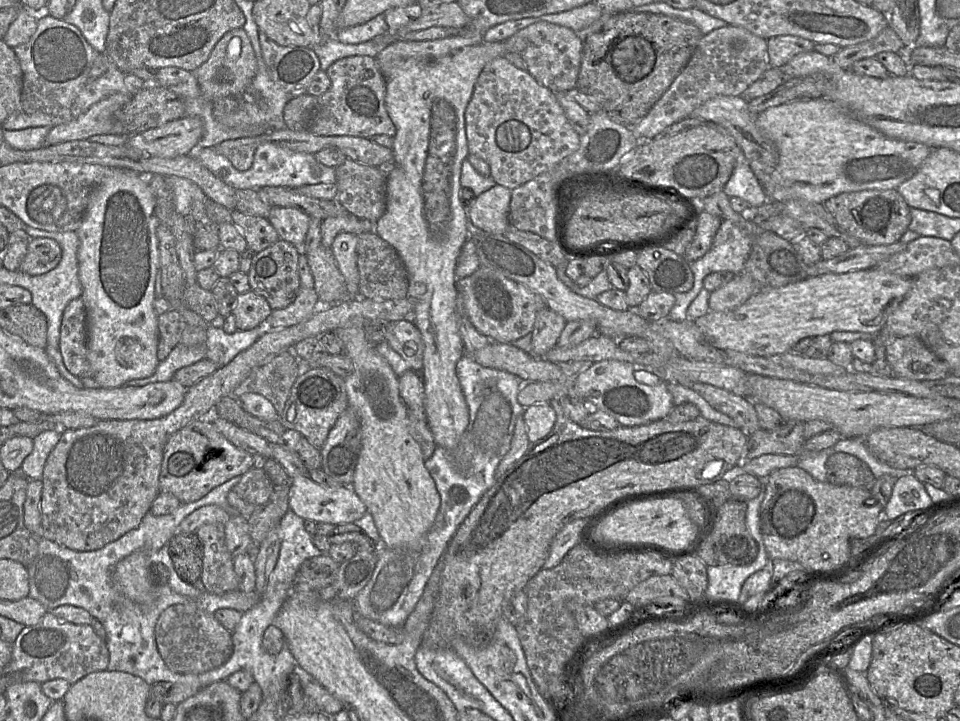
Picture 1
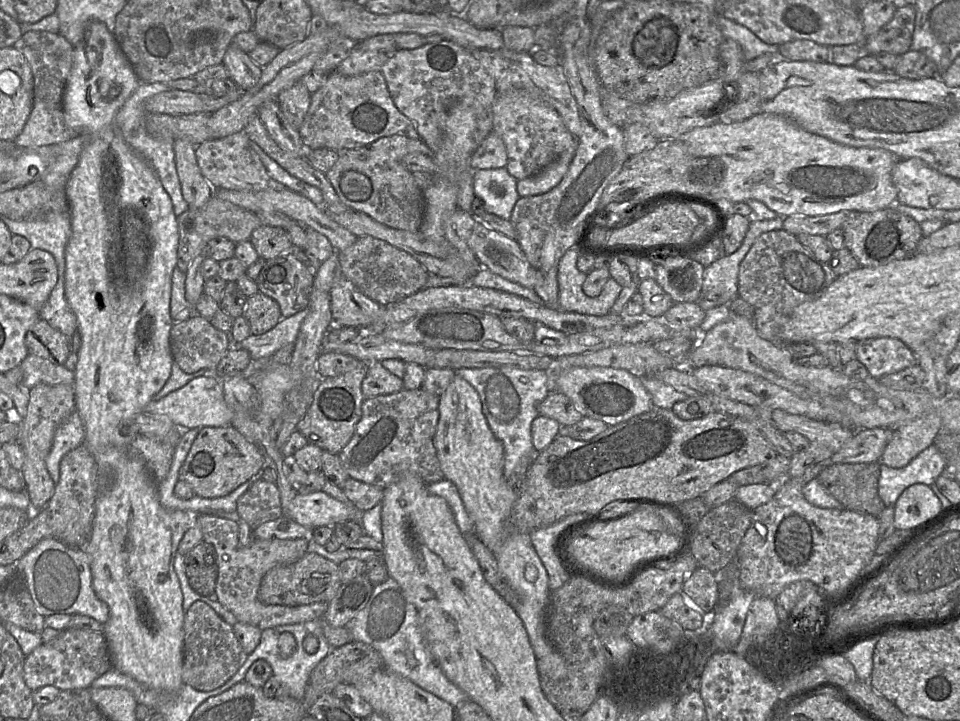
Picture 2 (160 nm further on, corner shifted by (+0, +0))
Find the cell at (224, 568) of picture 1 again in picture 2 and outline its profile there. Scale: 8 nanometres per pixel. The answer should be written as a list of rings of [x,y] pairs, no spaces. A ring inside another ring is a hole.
[[[198,514],[195,524],[202,532],[203,541],[210,544],[217,557],[217,580],[215,586],[215,597],[217,601],[228,611],[230,611],[237,621],[252,626],[256,626],[261,631],[281,625],[305,624],[313,620],[322,619],[329,603],[316,602],[300,606],[267,605],[259,600],[259,587],[264,576],[278,565],[291,564],[302,558],[307,553],[308,540],[253,540],[252,543],[243,547],[239,544],[239,526],[235,521],[220,518],[209,514]]]

